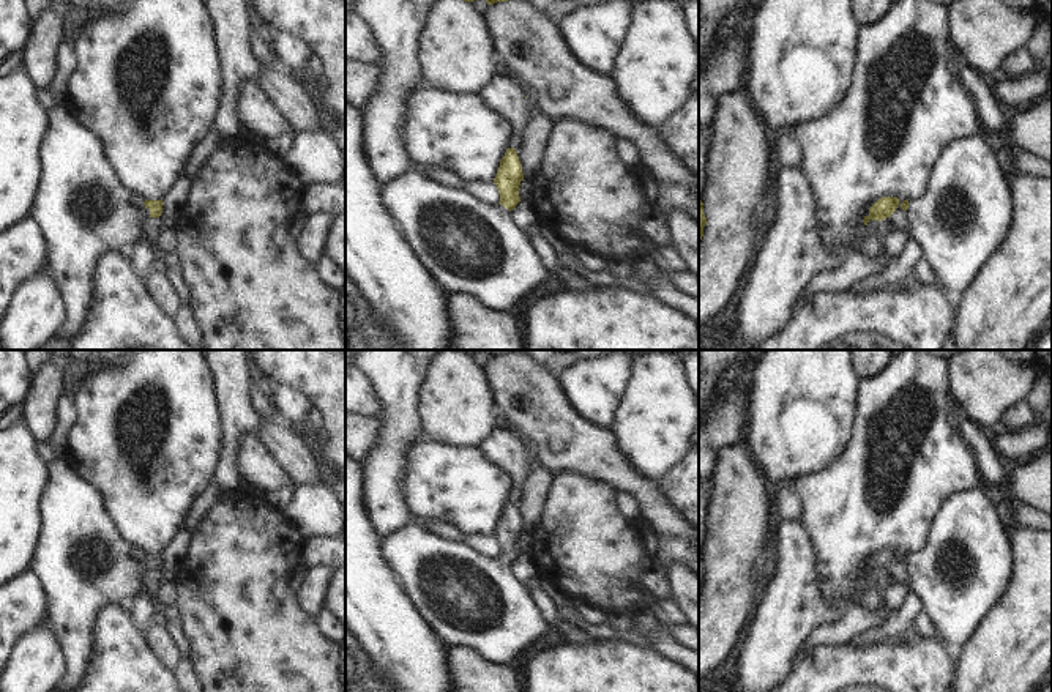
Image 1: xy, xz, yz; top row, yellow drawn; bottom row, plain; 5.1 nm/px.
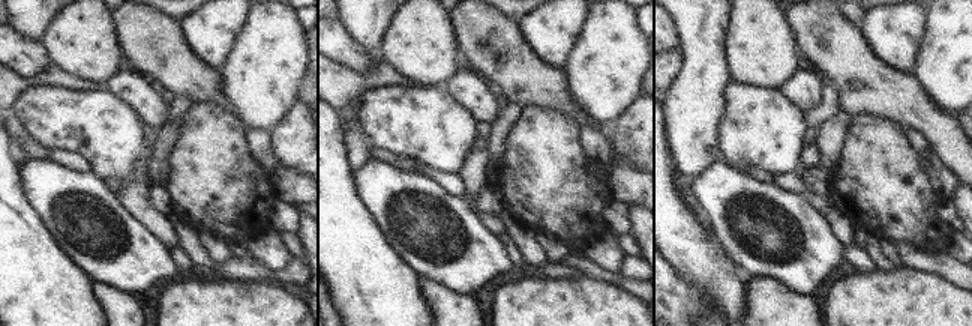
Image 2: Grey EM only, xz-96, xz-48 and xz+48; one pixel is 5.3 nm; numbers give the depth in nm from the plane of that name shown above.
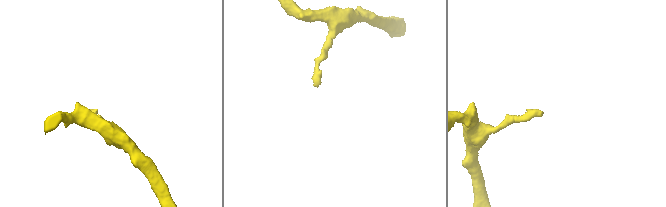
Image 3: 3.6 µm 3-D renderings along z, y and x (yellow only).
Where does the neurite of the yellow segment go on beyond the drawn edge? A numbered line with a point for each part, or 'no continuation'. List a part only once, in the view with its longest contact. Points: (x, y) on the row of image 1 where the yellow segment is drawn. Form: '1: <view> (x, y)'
1: xy (82, 210)

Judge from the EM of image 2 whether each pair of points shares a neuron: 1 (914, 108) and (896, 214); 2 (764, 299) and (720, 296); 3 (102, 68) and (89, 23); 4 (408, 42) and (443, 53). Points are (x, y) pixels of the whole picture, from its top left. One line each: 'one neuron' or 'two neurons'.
1: two neurons
2: two neurons
3: one neuron
4: one neuron

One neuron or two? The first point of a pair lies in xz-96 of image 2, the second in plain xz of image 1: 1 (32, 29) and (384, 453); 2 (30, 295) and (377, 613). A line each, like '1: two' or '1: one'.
1: one
2: one

